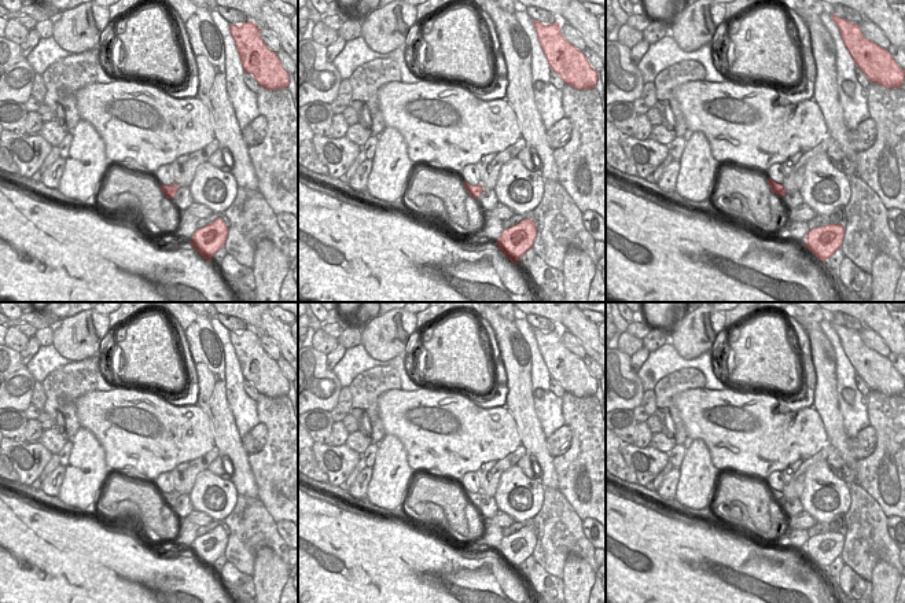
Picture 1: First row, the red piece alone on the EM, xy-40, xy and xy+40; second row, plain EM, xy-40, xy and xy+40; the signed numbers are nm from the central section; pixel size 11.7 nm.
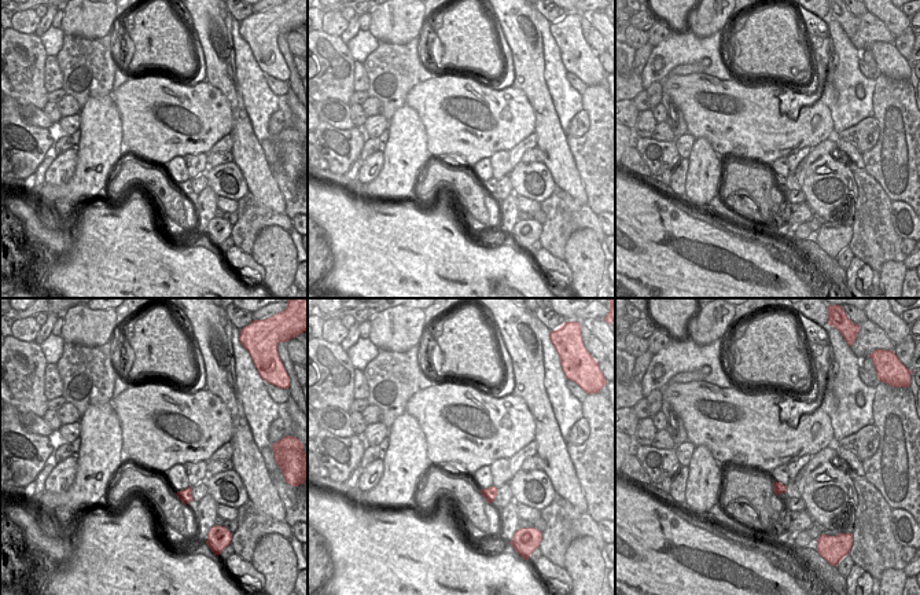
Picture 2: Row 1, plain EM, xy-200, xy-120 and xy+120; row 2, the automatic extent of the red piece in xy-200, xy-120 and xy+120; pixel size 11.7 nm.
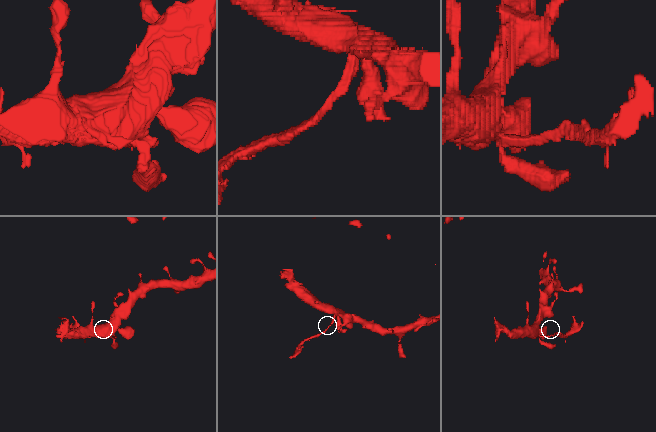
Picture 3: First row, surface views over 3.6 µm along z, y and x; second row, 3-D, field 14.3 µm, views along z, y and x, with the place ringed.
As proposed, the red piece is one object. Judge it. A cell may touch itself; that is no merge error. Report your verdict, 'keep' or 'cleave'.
cleave

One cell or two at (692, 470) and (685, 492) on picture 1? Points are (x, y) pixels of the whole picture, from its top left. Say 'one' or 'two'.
one

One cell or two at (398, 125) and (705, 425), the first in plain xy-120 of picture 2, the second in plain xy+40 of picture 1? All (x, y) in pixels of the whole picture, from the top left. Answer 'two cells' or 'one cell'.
two cells

